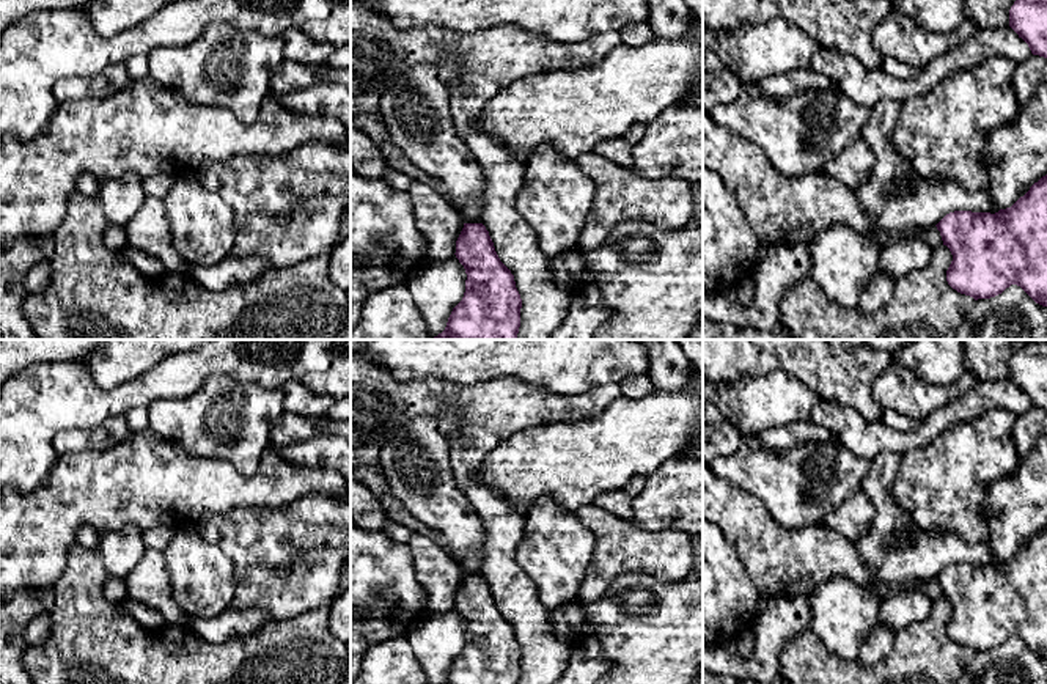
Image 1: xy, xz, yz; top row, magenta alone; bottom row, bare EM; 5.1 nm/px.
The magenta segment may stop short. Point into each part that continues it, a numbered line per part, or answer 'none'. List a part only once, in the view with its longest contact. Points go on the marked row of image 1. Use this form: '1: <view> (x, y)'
none

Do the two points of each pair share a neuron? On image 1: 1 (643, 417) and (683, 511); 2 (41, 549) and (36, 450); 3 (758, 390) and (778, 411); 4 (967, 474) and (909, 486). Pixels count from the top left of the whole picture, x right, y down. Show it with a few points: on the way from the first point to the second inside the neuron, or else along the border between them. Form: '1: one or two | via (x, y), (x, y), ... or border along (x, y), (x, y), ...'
1: two | border along (676, 458), (664, 461), (648, 477)
2: two | border along (60, 456), (40, 483), (27, 491), (16, 489)
3: one | via (763, 395), (774, 406)
4: one | via (953, 474), (940, 486), (923, 486)

